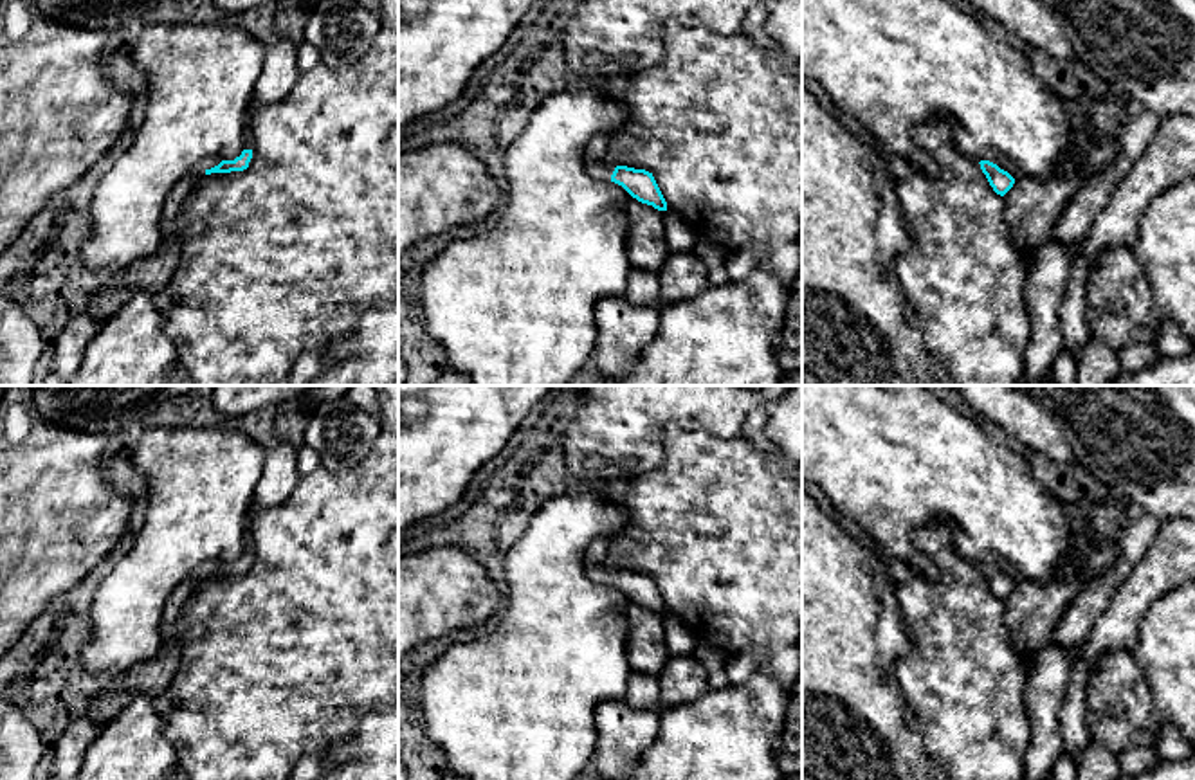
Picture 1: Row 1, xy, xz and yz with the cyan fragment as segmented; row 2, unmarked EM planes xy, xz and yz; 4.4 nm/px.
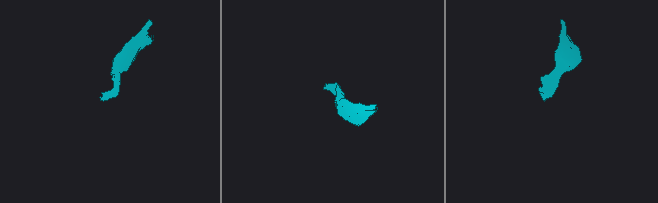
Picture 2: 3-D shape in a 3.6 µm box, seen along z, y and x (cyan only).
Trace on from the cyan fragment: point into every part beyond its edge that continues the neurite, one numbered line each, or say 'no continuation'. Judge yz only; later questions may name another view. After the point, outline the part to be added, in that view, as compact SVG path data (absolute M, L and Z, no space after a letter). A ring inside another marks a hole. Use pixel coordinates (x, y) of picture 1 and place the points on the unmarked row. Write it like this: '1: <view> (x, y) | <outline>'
no continuation

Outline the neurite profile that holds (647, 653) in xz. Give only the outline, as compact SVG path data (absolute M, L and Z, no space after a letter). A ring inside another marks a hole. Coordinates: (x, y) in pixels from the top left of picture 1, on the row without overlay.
M633 600L625 603L624 614L629 623L625 650L633 672L658 677L670 659L663 614L642 607Z

